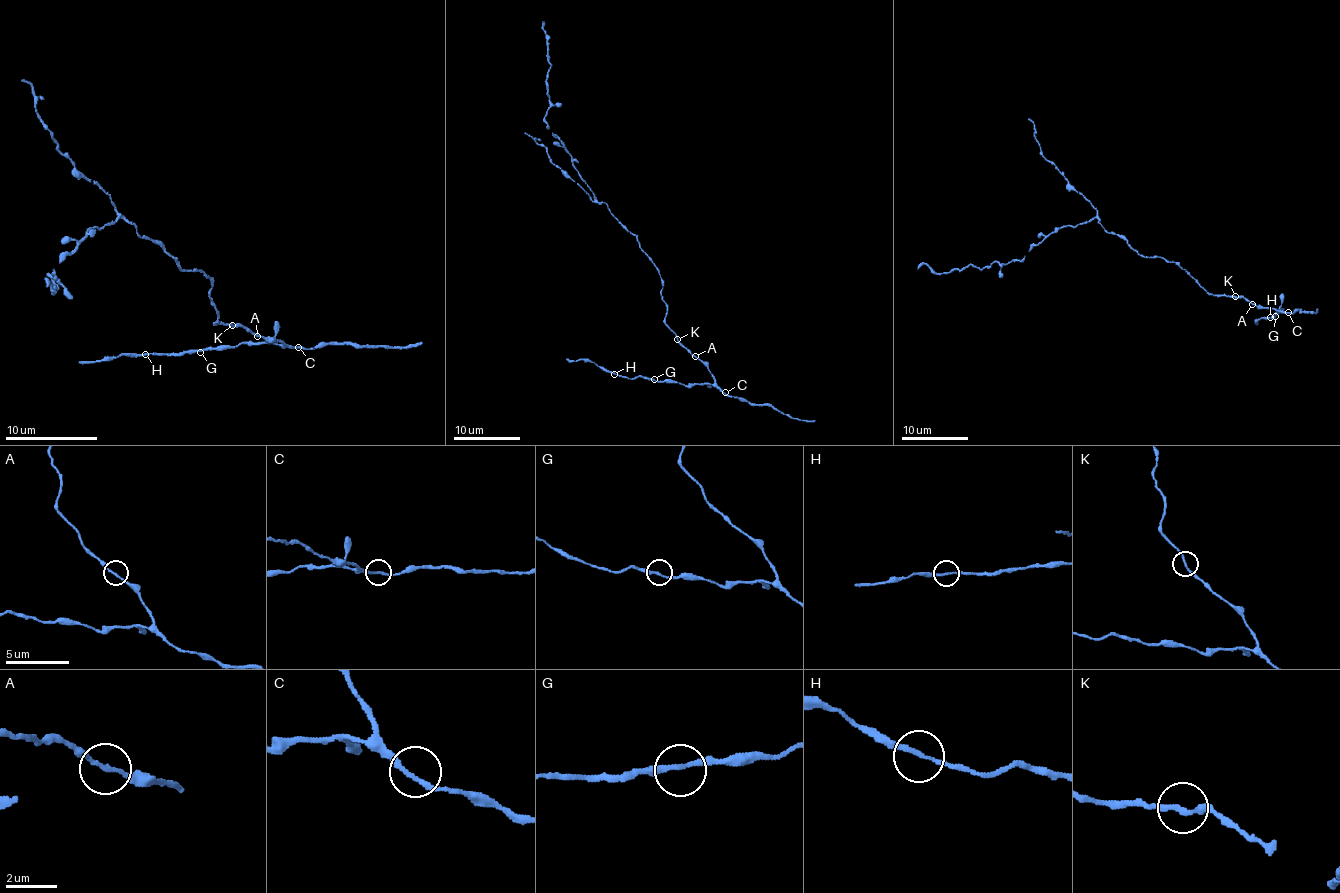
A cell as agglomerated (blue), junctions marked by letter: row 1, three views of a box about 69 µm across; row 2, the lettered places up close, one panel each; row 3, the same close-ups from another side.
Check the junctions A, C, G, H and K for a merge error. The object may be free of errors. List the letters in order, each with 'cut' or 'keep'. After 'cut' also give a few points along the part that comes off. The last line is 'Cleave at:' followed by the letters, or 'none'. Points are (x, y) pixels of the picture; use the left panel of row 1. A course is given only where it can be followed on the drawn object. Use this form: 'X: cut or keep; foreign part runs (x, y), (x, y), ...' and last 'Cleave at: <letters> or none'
A: keep
C: keep
G: keep
H: keep
K: keep
Cleave at: none

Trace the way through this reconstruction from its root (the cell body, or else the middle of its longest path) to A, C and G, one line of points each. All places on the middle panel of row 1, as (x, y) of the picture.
A: (652, 261), (662, 282), (660, 296), (667, 307), (665, 324), (695, 356)
C: (652, 261), (662, 282), (660, 296), (667, 307), (665, 324), (707, 367), (715, 384), (725, 392)
G: (652, 261), (662, 282), (660, 296), (667, 307), (665, 324), (707, 367), (713, 382), (684, 385), (654, 379)

